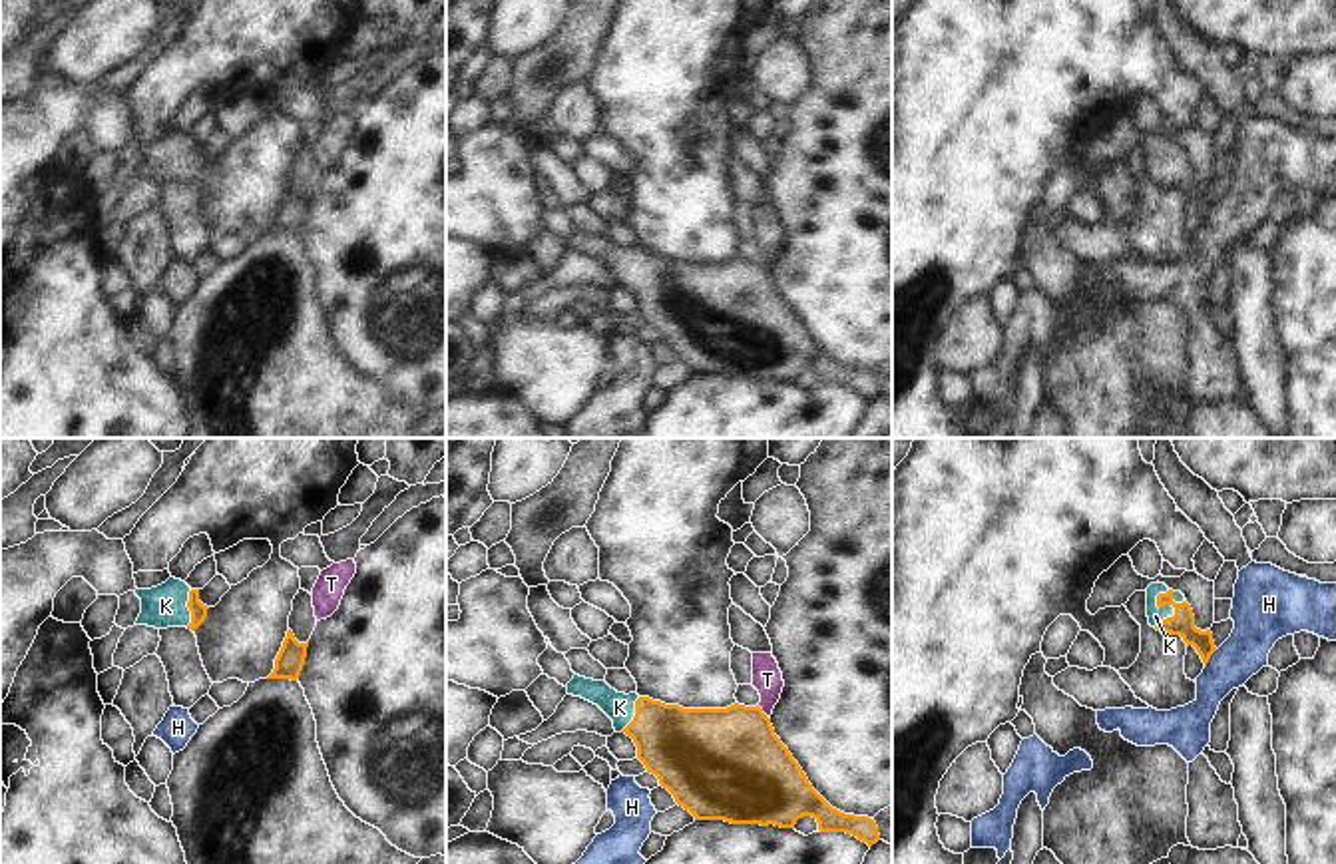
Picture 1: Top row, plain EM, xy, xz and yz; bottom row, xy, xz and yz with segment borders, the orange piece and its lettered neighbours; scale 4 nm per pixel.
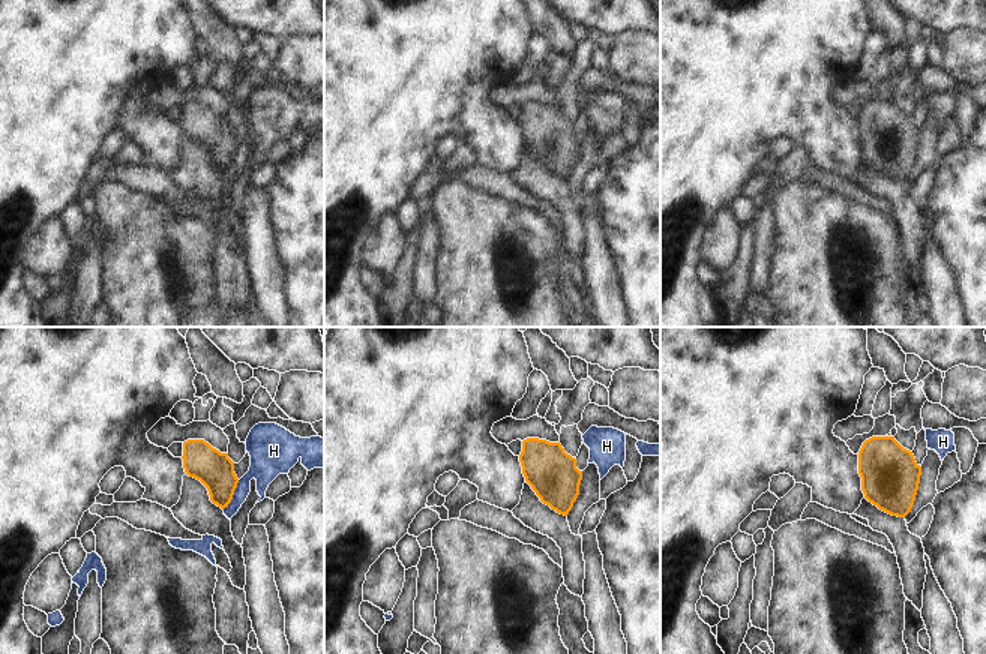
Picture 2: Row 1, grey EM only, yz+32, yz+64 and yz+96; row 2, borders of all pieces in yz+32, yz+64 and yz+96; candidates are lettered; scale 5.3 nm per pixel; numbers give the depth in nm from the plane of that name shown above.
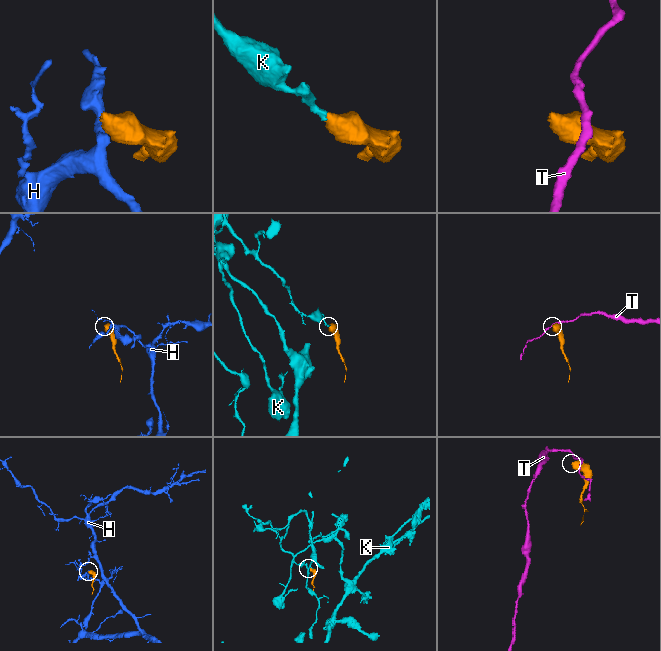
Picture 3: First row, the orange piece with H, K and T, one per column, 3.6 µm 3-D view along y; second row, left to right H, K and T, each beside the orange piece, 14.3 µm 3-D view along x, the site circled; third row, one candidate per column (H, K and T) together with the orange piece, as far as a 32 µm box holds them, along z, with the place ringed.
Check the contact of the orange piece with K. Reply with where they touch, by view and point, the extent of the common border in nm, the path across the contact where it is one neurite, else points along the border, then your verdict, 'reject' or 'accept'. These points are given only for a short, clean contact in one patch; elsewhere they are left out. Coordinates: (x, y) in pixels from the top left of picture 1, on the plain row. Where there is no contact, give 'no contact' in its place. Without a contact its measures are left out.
meets orange in yz at (1175, 168); contact 170 nm long; runs through yz (1181, 178), (1175, 168), (1155, 170); accept

